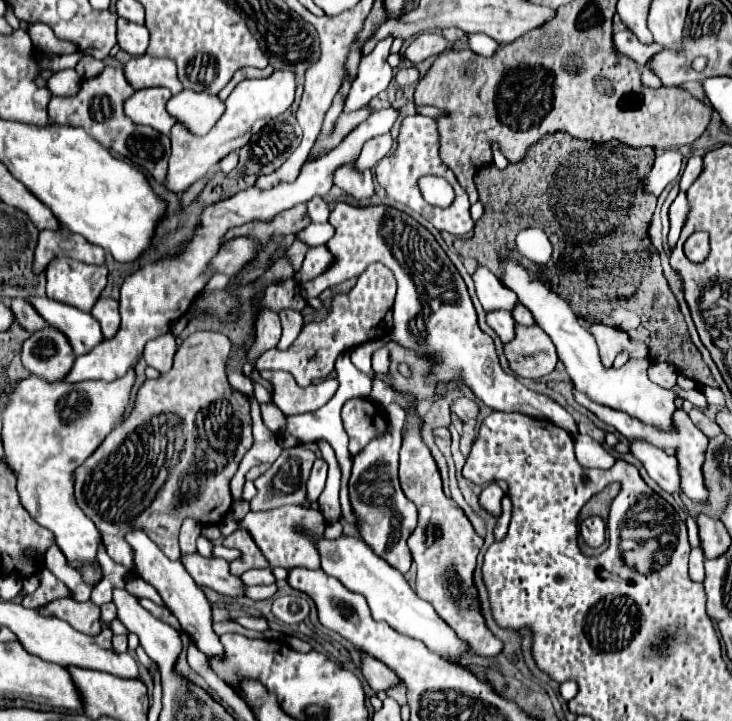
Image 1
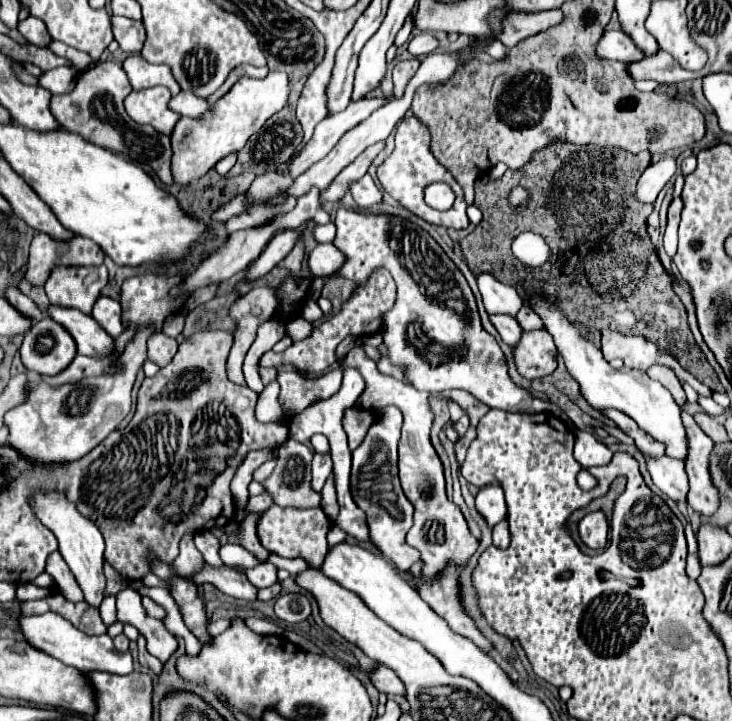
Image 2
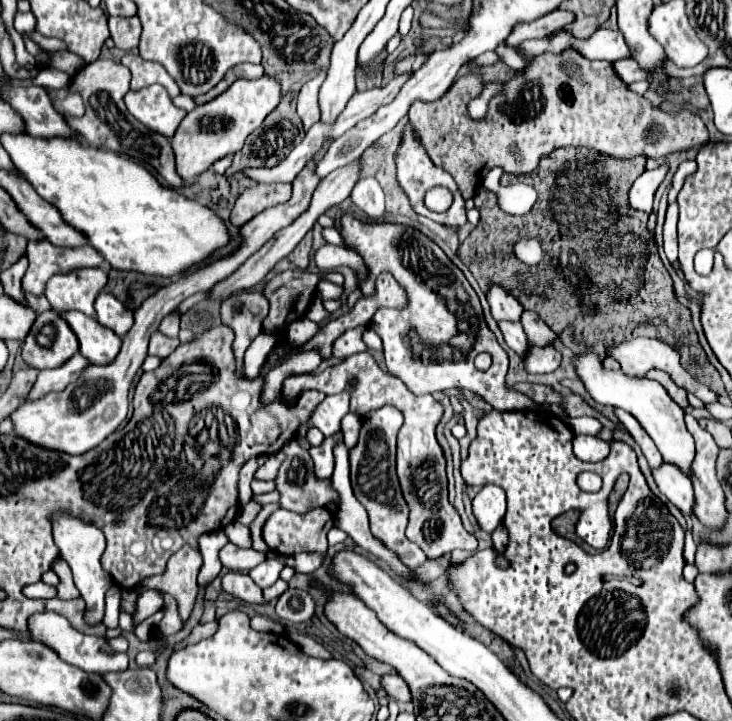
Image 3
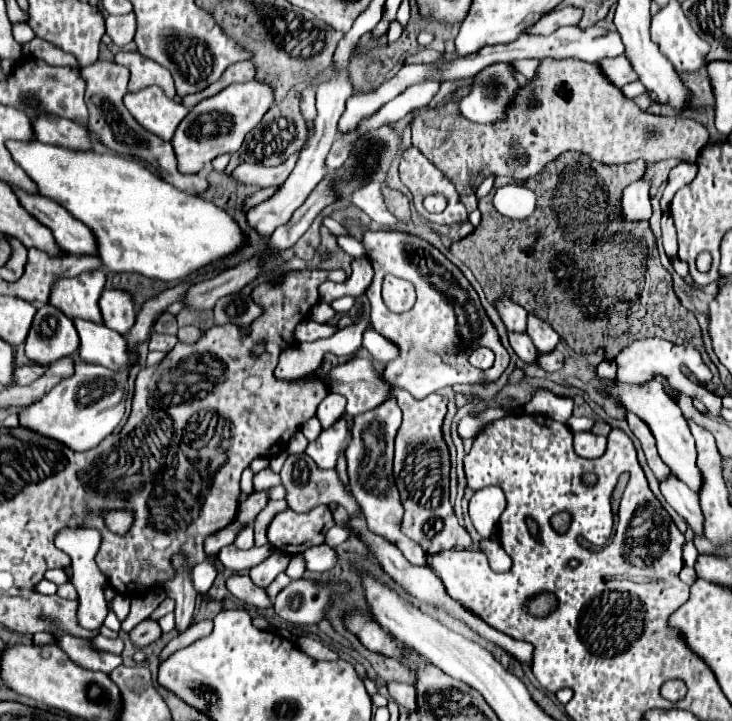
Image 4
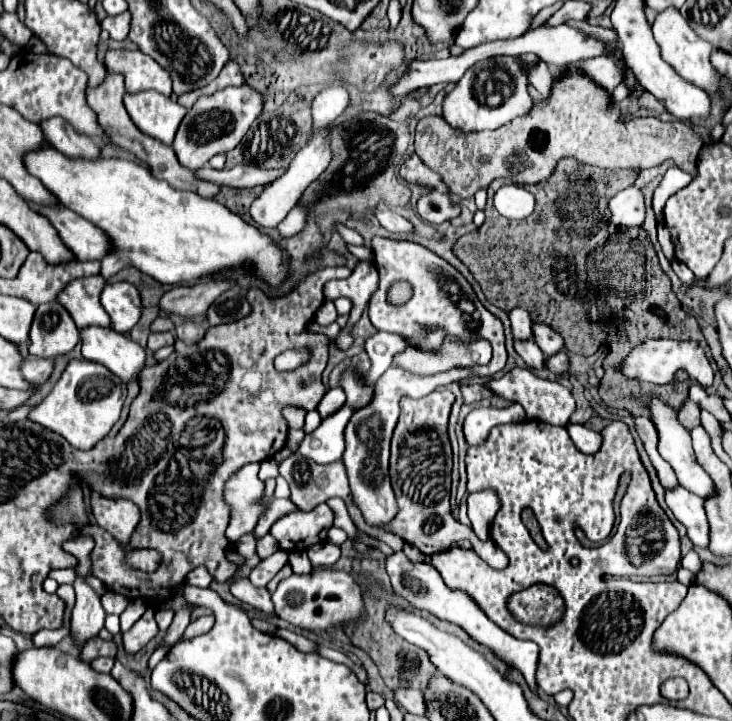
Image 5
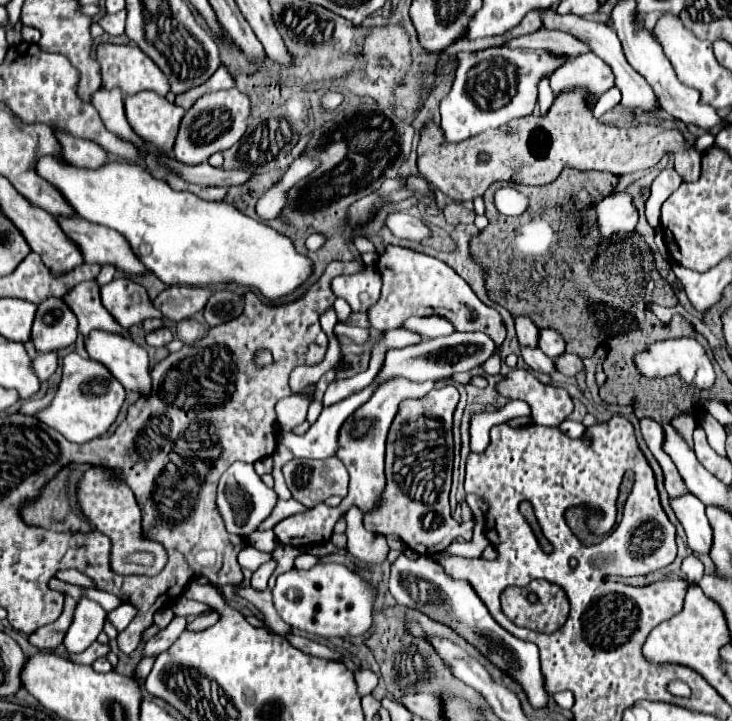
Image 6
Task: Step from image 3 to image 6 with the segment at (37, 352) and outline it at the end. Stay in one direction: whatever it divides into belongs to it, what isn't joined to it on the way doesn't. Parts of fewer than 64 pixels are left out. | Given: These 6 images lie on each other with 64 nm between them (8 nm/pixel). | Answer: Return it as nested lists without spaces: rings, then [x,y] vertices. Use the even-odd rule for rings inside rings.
[[[48,298],[38,304],[32,342],[38,352],[56,352],[76,342],[78,322],[62,298]]]

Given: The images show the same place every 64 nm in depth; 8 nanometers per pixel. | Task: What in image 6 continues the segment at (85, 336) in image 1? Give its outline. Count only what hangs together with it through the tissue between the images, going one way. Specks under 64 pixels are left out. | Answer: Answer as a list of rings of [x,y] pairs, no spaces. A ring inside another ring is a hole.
[[[92,330],[84,338],[84,344],[88,356],[96,362],[102,362],[126,390],[138,390],[140,394],[150,392],[148,354],[132,338],[114,332]]]

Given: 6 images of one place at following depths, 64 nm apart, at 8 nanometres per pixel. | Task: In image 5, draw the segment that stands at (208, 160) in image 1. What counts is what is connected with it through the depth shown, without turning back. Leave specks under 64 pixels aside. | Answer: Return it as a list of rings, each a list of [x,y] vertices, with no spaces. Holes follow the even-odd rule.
[[[248,84],[230,86],[212,96],[198,98],[198,102],[184,116],[172,144],[178,162],[194,172],[200,170],[212,156],[234,150],[248,132],[248,128],[252,126],[252,122],[262,114],[262,110],[264,110],[264,94]]]

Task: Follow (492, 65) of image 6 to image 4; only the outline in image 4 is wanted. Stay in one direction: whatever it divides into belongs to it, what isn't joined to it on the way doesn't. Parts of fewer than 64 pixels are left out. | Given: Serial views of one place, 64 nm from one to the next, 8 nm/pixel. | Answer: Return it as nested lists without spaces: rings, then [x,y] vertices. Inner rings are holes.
[[[510,64],[488,66],[480,74],[476,74],[476,78],[472,82],[472,92],[460,100],[460,114],[478,124],[494,124],[494,122],[506,118],[506,114],[504,114],[506,106],[510,106],[512,98],[516,96],[516,90],[518,90],[518,82],[512,78]]]

